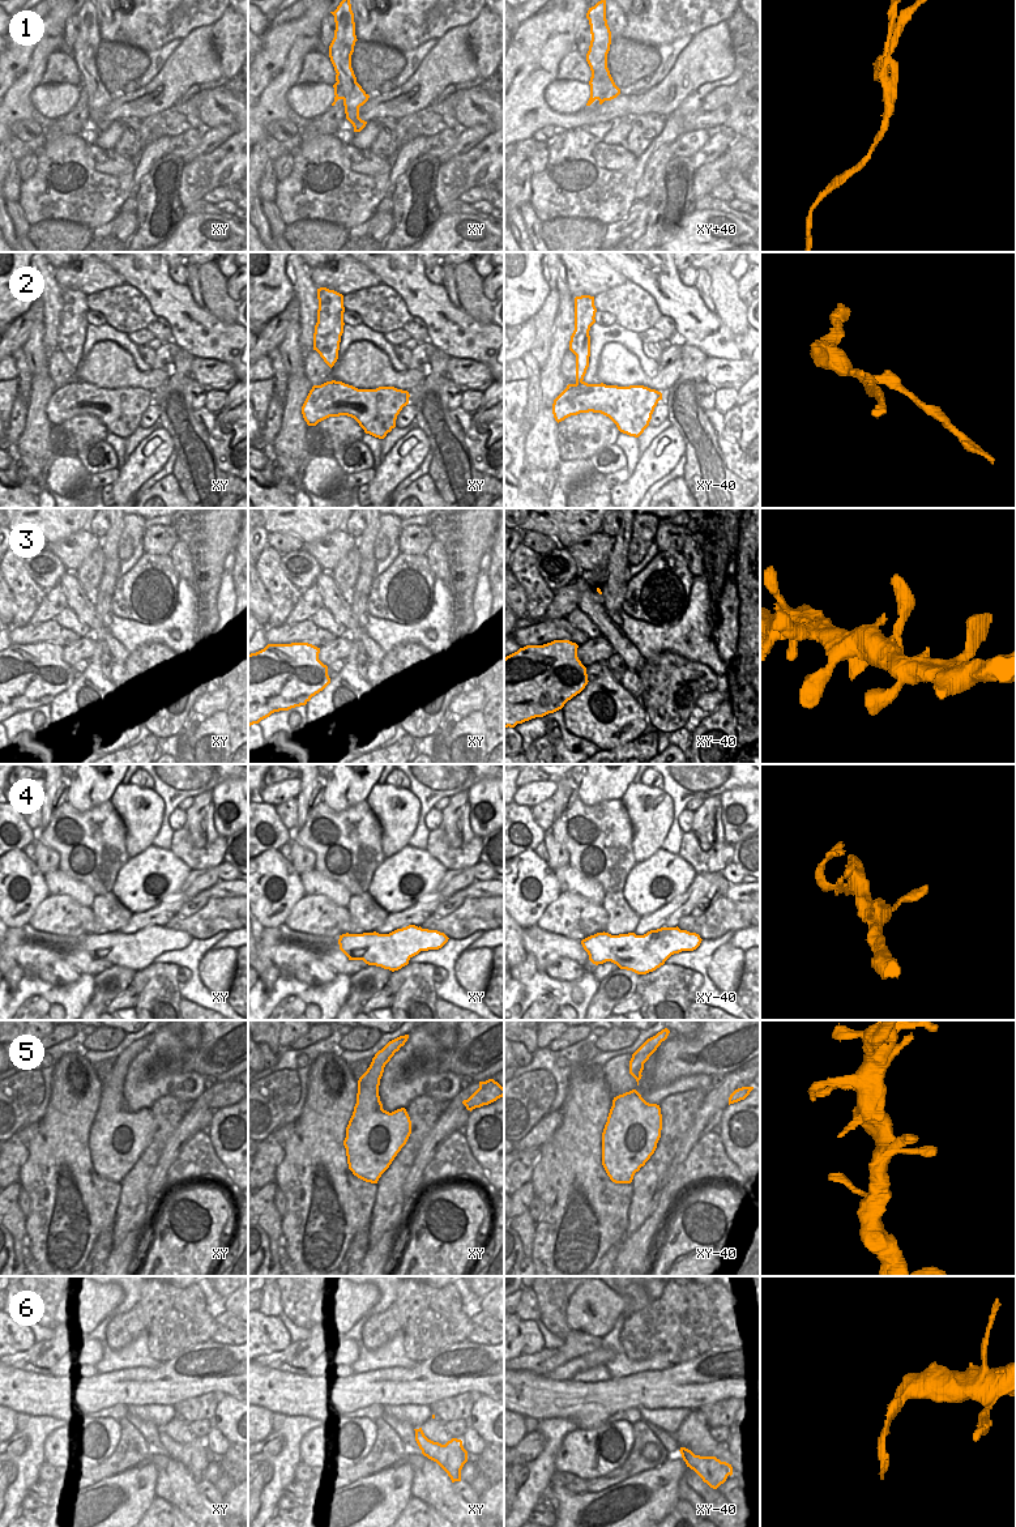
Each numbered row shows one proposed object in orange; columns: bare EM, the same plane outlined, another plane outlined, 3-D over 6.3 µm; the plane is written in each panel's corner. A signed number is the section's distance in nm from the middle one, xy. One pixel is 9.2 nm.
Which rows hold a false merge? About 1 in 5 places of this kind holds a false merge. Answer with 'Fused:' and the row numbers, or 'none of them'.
Fused: 1, 2

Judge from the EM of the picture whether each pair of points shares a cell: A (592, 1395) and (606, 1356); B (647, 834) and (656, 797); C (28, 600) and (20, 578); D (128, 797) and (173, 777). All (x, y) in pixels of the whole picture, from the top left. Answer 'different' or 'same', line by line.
A: different
B: same
C: same
D: different

